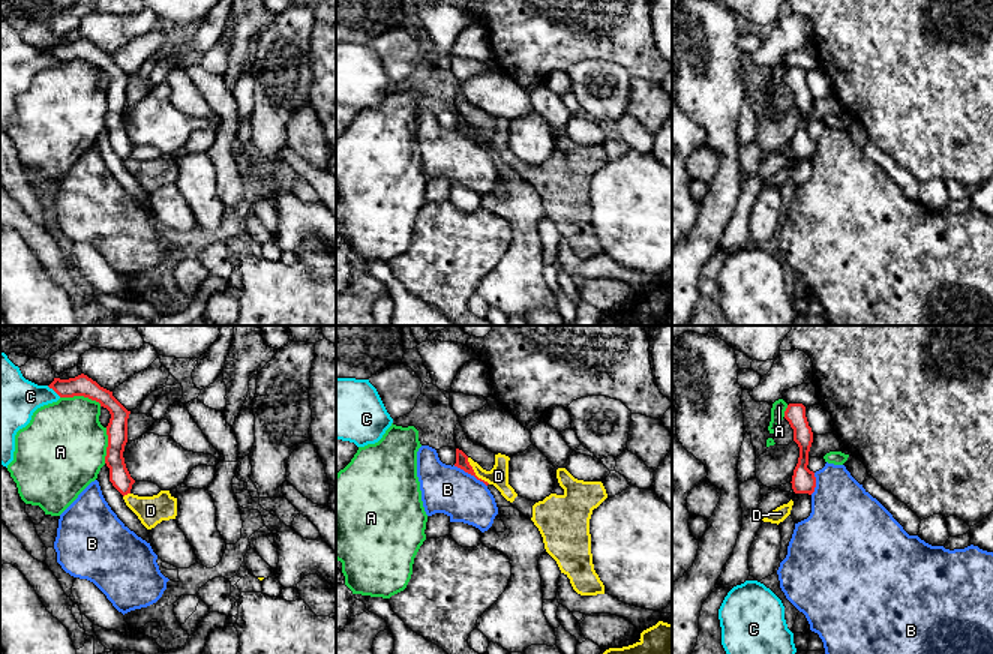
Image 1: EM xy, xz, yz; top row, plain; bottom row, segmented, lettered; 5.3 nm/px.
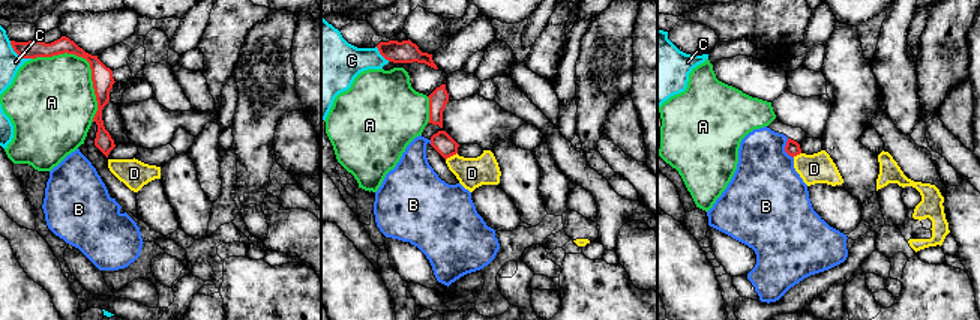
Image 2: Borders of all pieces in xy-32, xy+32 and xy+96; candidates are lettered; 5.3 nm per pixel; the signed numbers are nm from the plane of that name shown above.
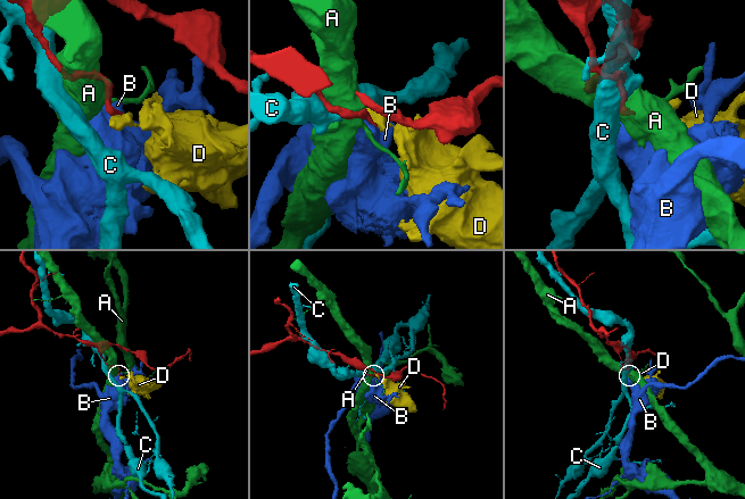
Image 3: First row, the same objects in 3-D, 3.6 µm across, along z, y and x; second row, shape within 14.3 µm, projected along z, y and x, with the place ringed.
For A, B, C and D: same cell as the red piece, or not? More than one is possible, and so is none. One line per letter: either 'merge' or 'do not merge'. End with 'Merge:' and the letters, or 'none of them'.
A: do not merge
B: do not merge
C: do not merge
D: do not merge
Merge: none of them

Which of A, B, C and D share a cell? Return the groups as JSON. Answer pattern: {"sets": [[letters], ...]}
{"sets": [["A"], ["B"], ["C"], ["D"]]}

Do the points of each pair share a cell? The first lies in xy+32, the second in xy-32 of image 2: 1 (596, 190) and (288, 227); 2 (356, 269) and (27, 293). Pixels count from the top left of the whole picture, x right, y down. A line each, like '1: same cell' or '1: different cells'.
1: same cell
2: same cell

